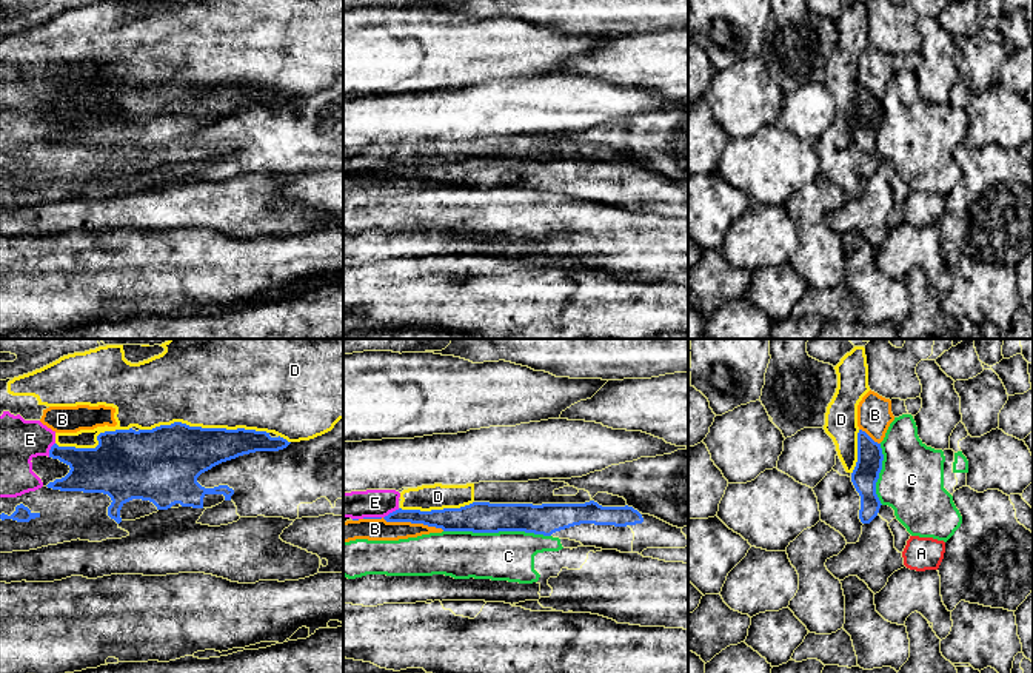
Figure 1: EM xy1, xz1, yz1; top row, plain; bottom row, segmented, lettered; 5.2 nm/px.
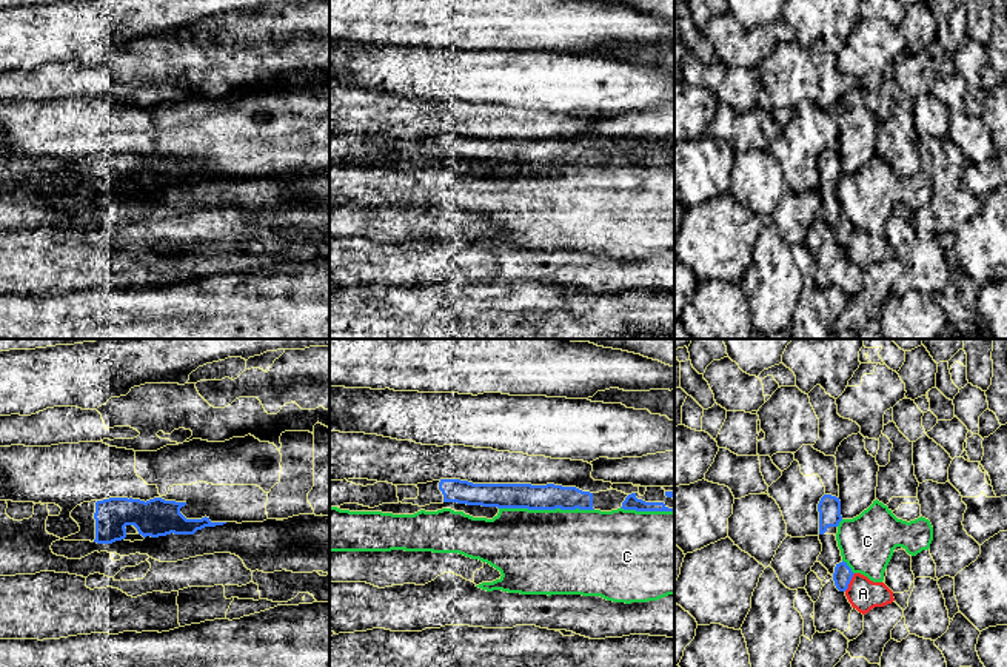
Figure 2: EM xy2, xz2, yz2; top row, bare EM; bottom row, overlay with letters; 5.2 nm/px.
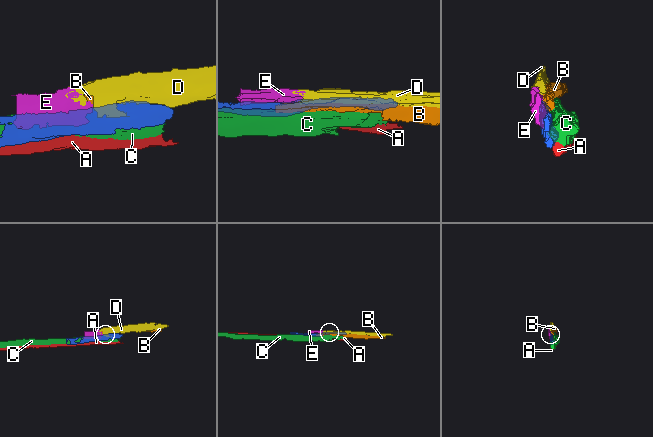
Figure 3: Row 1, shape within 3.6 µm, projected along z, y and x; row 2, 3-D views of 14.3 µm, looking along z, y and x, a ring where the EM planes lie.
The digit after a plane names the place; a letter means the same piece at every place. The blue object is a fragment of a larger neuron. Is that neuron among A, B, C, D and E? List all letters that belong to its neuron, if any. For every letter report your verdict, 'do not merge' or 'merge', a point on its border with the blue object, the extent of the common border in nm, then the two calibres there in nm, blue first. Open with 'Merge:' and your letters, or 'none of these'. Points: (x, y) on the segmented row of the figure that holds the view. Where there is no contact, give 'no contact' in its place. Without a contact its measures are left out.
Merge: none of these
A: do not merge; contact yz2 (849, 583); length 110 nm; calibres 100 and 160 nm
B: do not merge; contact xz1 (404, 521); length 420 nm; calibres 130 and 110 nm
C: do not merge; contact xz1 (498, 532); length 550 nm; calibres 160 and 260 nm
D: do not merge; contact xy1 (205, 428); length 650 nm; calibres 360 and 480 nm
E: do not merge; contact xz1 (393, 512); length 100 nm; calibres 100 and 140 nm

